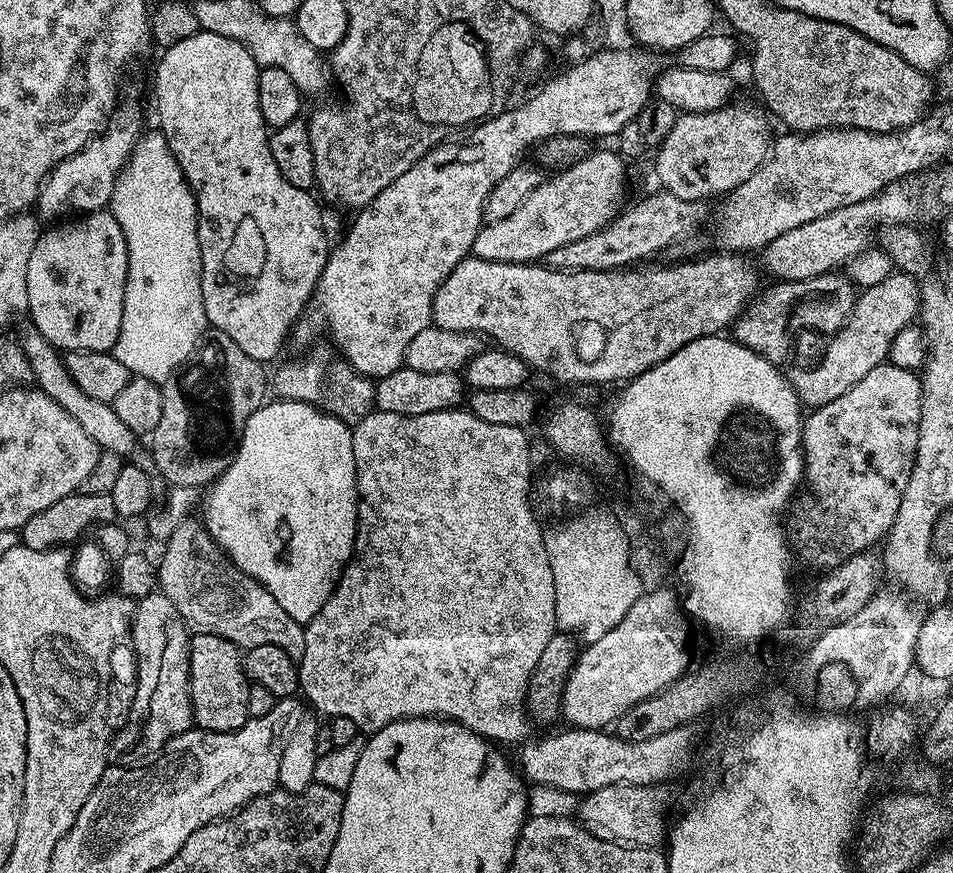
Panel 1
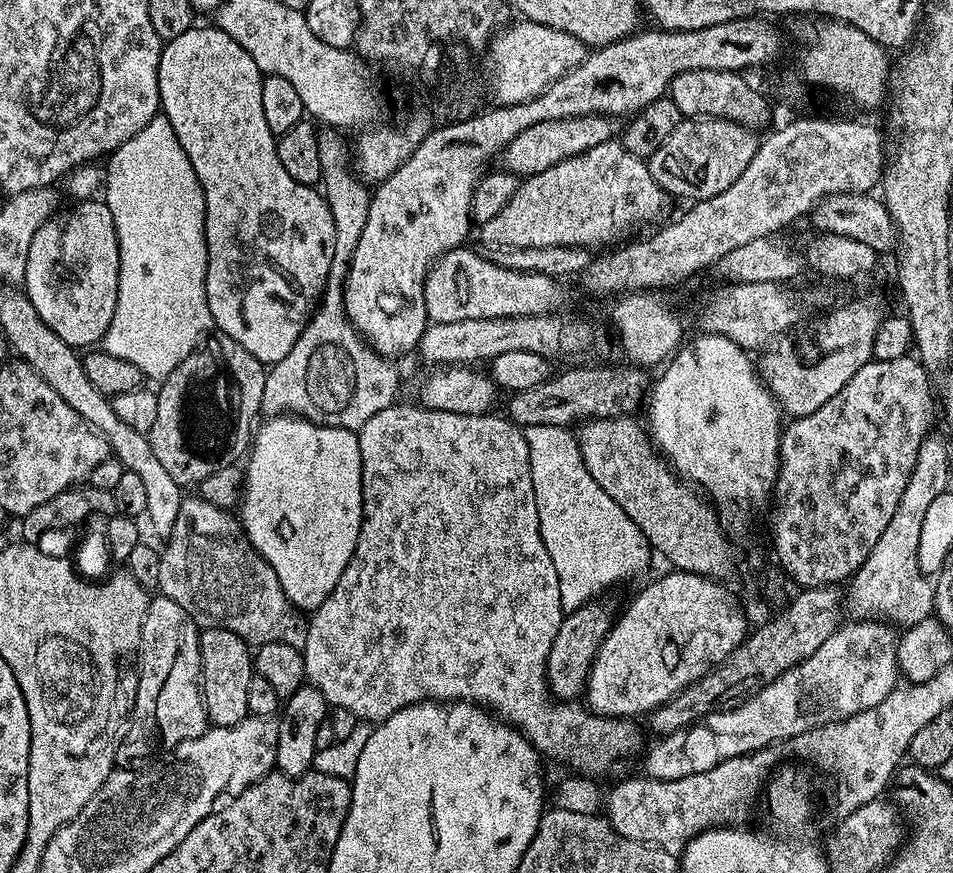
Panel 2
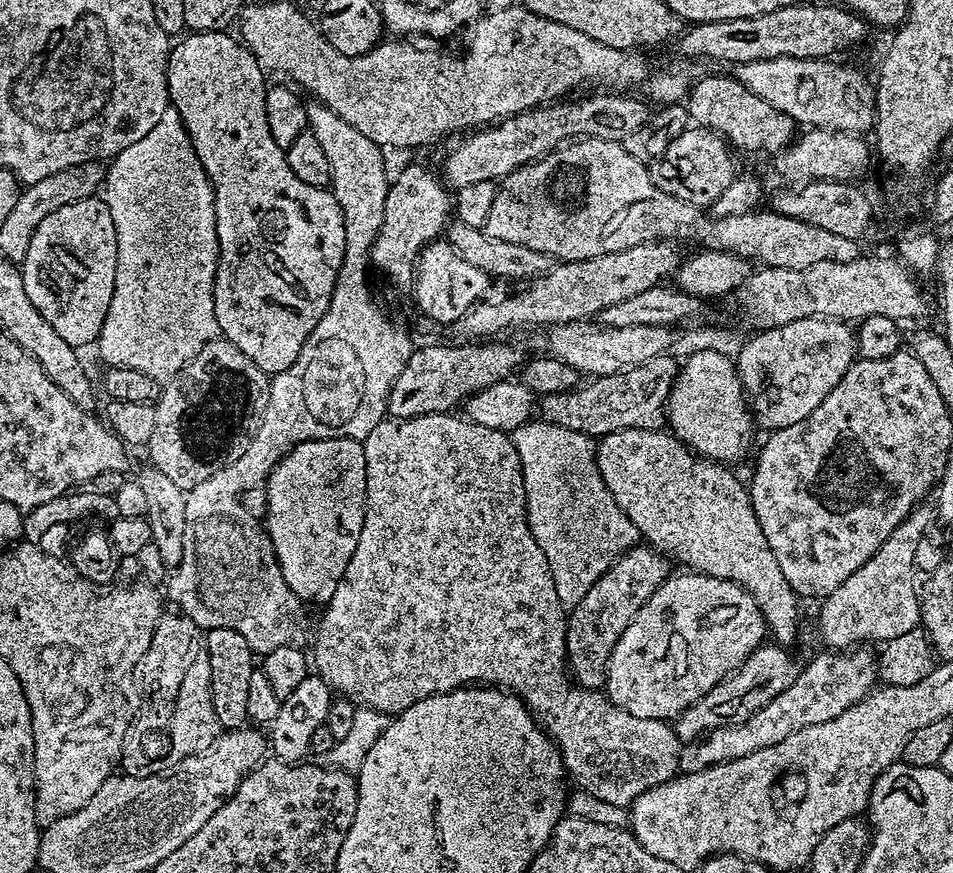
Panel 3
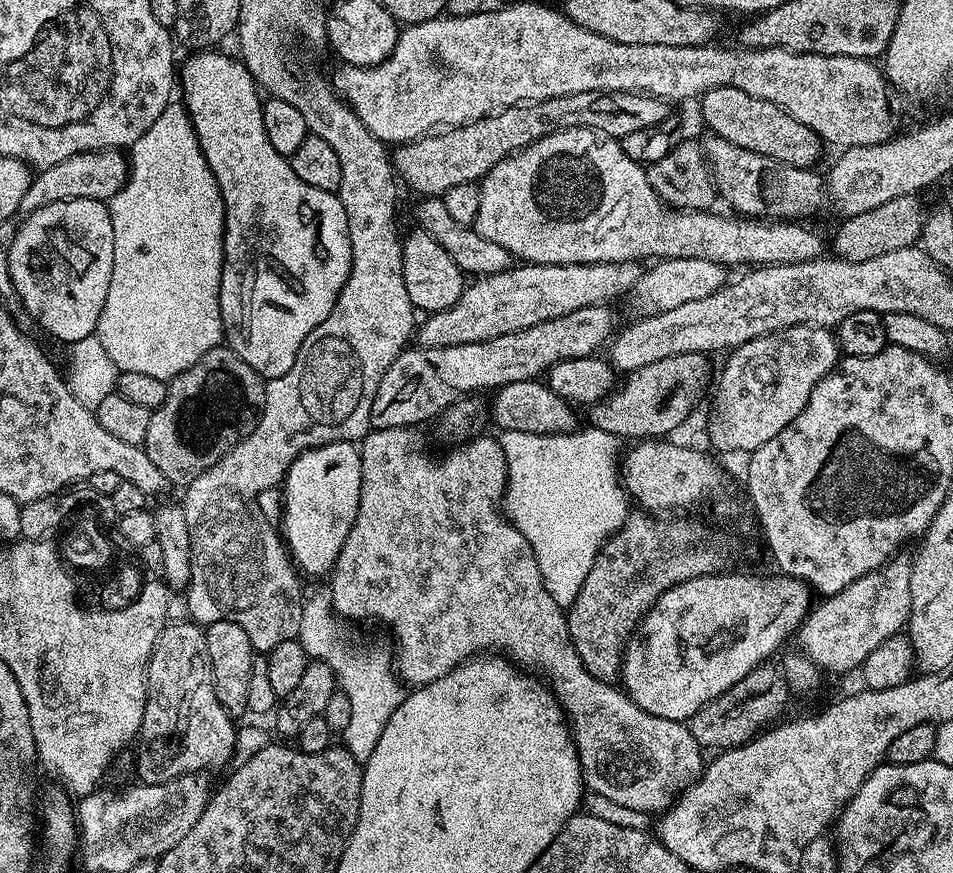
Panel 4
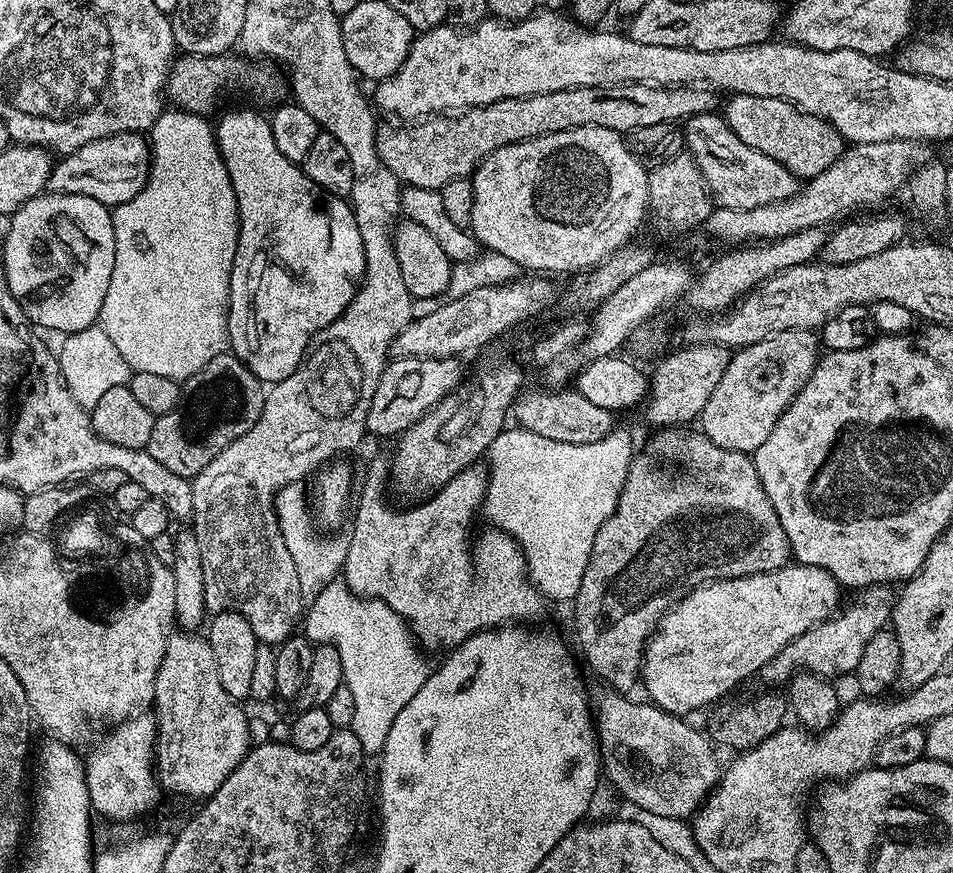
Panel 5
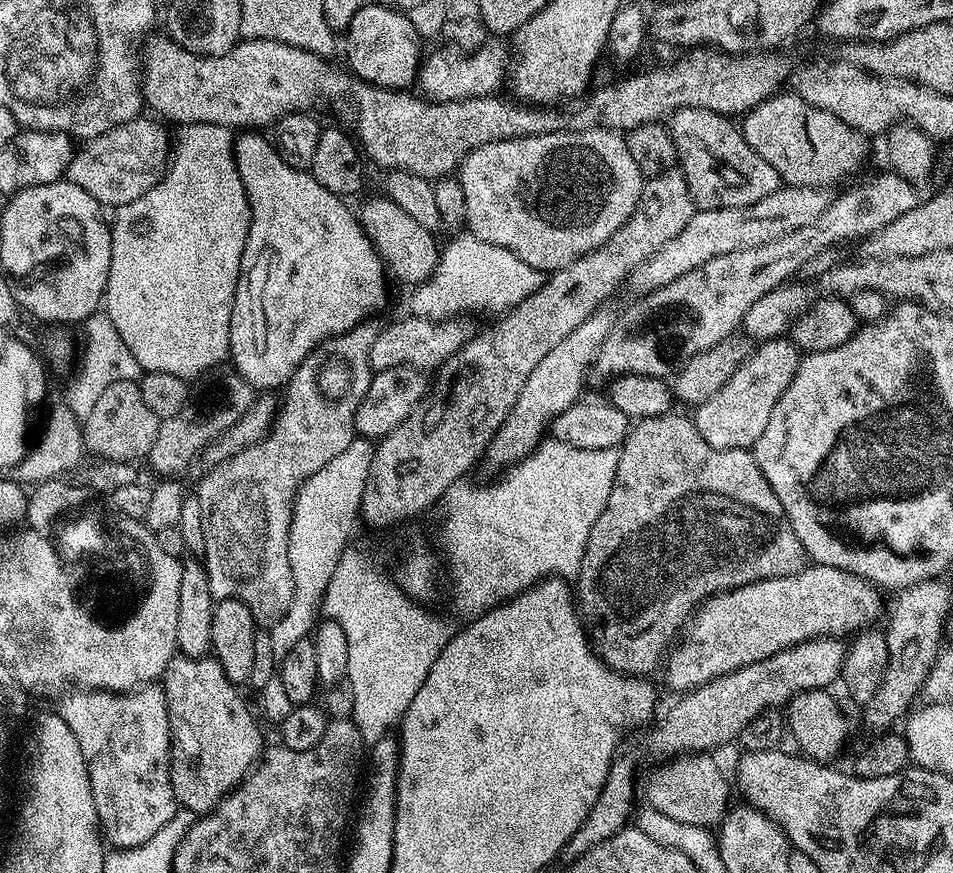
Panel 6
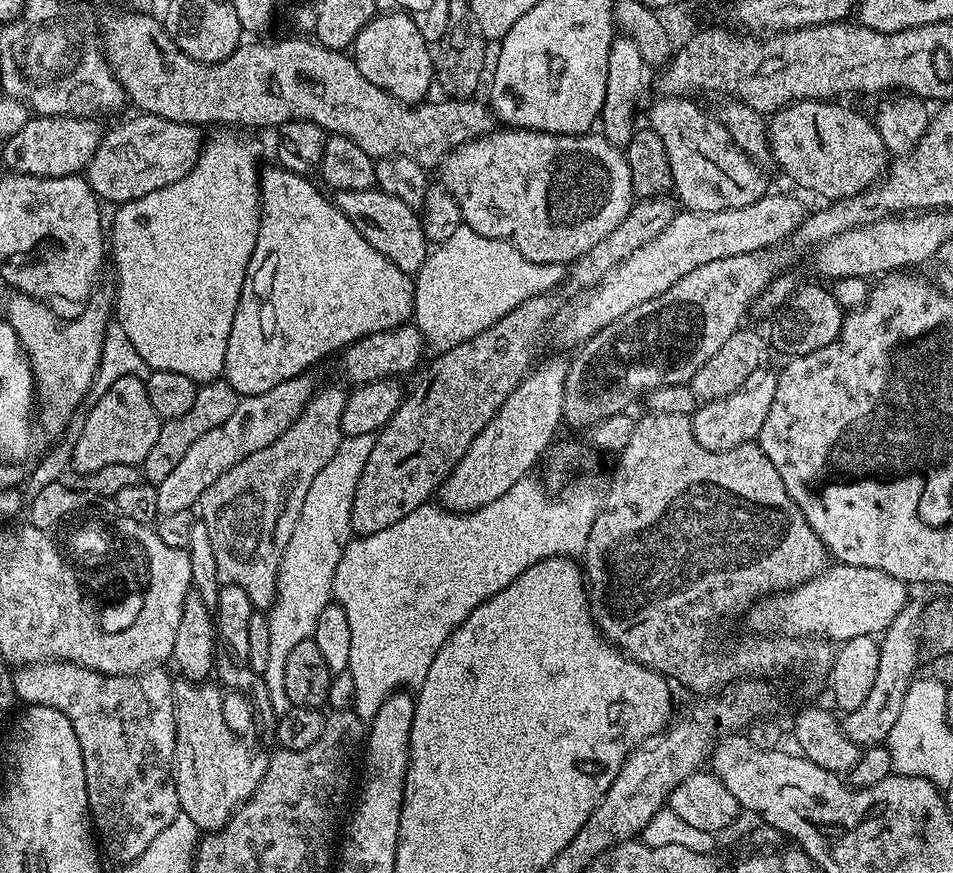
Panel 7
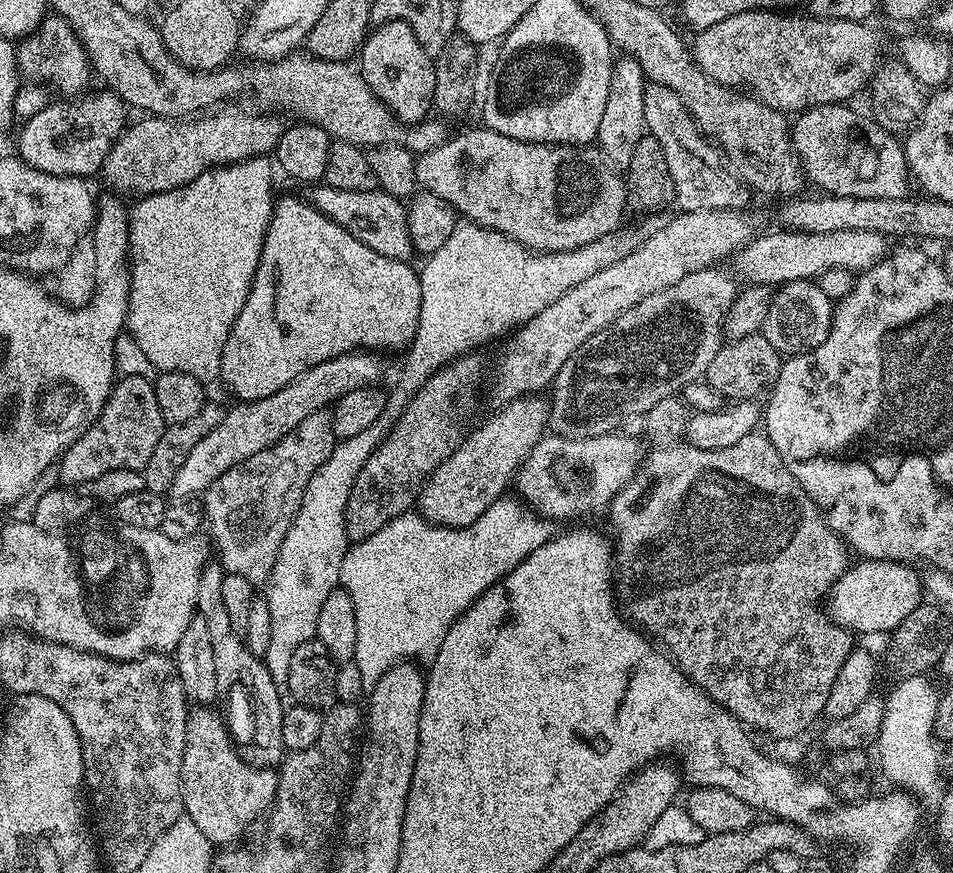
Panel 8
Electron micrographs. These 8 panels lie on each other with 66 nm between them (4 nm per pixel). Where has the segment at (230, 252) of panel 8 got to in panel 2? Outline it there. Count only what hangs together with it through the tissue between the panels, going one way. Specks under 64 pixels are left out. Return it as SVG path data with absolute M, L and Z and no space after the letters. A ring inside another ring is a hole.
M157 114L157 116L156 116L156 117L154 117L154 118L153 118L153 119L152 119L152 120L151 120L151 121L150 121L150 122L146 122L146 126L142 126L142 130L138 130L138 134L134 134L134 138L130 138L130 142L122 142L122 146L118 146L118 147L117 147L117 148L116 148L116 150L115 150L115 152L113 152L113 153L111 153L111 155L109 155L109 156L108 156L108 157L107 157L107 160L106 160L106 163L108 163L108 172L107 172L107 168L106 168L106 175L105 175L105 176L104 176L104 177L103 177L103 180L102 180L102 200L103 200L103 203L105 203L105 204L107 204L107 206L108 206L108 209L109 209L109 210L110 210L110 214L114 214L114 230L115 230L115 231L116 231L116 233L117 233L117 234L118 234L118 254L119 254L119 255L120 255L120 269L119 269L119 270L118 270L118 302L117 302L117 303L116 303L116 305L115 305L115 306L114 306L114 316L113 316L113 317L112 317L112 318L110 318L110 326L109 326L109 327L108 327L108 329L107 329L107 330L106 330L106 334L105 334L105 335L104 335L104 339L103 339L103 341L102 341L102 348L103 348L103 351L105 351L105 352L109 352L109 353L110 353L110 354L114 354L114 358L123 358L123 359L124 359L124 360L125 360L125 362L134 362L134 366L138 366L138 370L142 370L142 374L143 374L143 375L144 375L144 377L146 377L146 378L147 378L147 379L148 379L148 380L149 380L149 381L152 381L152 380L156 380L156 381L155 381L155 382L160 382L160 381L163 381L163 379L164 379L164 377L165 377L165 376L168 376L168 375L169 375L169 374L170 374L170 373L171 373L171 372L172 372L172 371L173 371L173 370L175 370L175 369L176 369L176 367L177 367L177 366L178 366L178 365L179 365L179 364L180 364L180 363L181 363L181 362L182 362L182 361L184 361L184 359L186 359L186 357L187 357L187 356L188 356L188 355L189 355L189 354L190 354L190 353L191 353L191 352L192 352L192 351L194 351L194 349L196 349L196 348L197 348L197 346L199 346L199 345L200 345L200 342L201 342L201 340L203 340L203 339L205 339L205 337L207 337L207 336L208 336L208 335L209 335L209 332L210 332L210 329L211 329L211 328L212 328L212 327L213 327L213 322L212 322L212 315L211 315L211 314L210 314L210 306L209 306L209 305L208 305L208 303L207 303L207 302L206 302L206 266L207 266L207 265L208 265L208 251L207 251L207 250L206 250L206 230L205 230L205 229L204 229L204 223L205 223L205 222L206 222L206 202L205 202L205 201L204 201L204 195L203 195L203 194L202 194L202 186L201 186L201 185L200 185L200 183L199 183L199 182L198 182L198 174L194 174L194 166L190 166L190 158L186 158L186 150L182 150L182 142L178 142L178 134L174 134L174 126L170 126L170 122L169 122L169 121L168 121L168 120L167 120L167 118L166 118L166 117L164 117L164 115L163 115L163 114Z

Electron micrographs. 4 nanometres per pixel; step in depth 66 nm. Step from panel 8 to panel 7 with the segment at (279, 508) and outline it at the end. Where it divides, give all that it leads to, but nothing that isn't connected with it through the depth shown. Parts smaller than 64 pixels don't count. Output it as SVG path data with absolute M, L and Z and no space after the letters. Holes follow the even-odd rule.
M321 387L312 397L311 404L294 421L290 430L278 438L278 442L270 442L270 446L250 454L250 458L242 458L238 466L230 466L230 470L226 470L226 474L222 474L222 478L218 478L218 482L214 482L214 486L202 494L198 516L200 512L199 519L206 526L206 534L210 534L210 546L214 549L214 563L218 566L220 583L242 586L242 590L250 594L253 609L267 610L276 601L276 579L280 573L282 554L302 514L302 502L306 502L310 482L314 482L318 470L322 470L322 466L334 458L344 436L342 414L348 395L340 388Z

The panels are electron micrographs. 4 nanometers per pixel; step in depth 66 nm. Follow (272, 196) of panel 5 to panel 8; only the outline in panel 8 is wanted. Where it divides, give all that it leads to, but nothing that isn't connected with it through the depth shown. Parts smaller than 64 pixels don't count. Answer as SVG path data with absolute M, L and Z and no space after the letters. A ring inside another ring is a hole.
M279 197L264 235L264 245L246 302L222 346L219 379L236 395L237 401L257 400L282 390L310 366L357 350L407 349L420 321L422 286L420 273L406 260L386 258L342 230L307 199Z

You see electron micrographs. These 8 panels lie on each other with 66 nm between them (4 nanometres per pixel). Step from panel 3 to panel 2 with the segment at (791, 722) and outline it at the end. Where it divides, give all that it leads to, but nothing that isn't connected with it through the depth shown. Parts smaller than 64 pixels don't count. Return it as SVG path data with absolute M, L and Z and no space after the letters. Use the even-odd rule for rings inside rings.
M882 620L841 623L836 632L830 634L830 638L826 638L826 642L822 642L822 646L814 650L814 654L810 654L810 658L787 668L777 680L771 680L756 695L739 701L731 708L711 712L710 715L695 720L688 728L680 728L676 732L671 732L669 736L660 736L657 744L650 745L648 753L644 756L643 775L653 780L690 778L690 774L714 770L714 766L730 758L749 756L752 752L771 749L771 744L776 744L779 740L791 742L793 738L812 728L845 720L862 710L873 708L898 687L898 681L901 679L896 657L897 639L897 629Z

